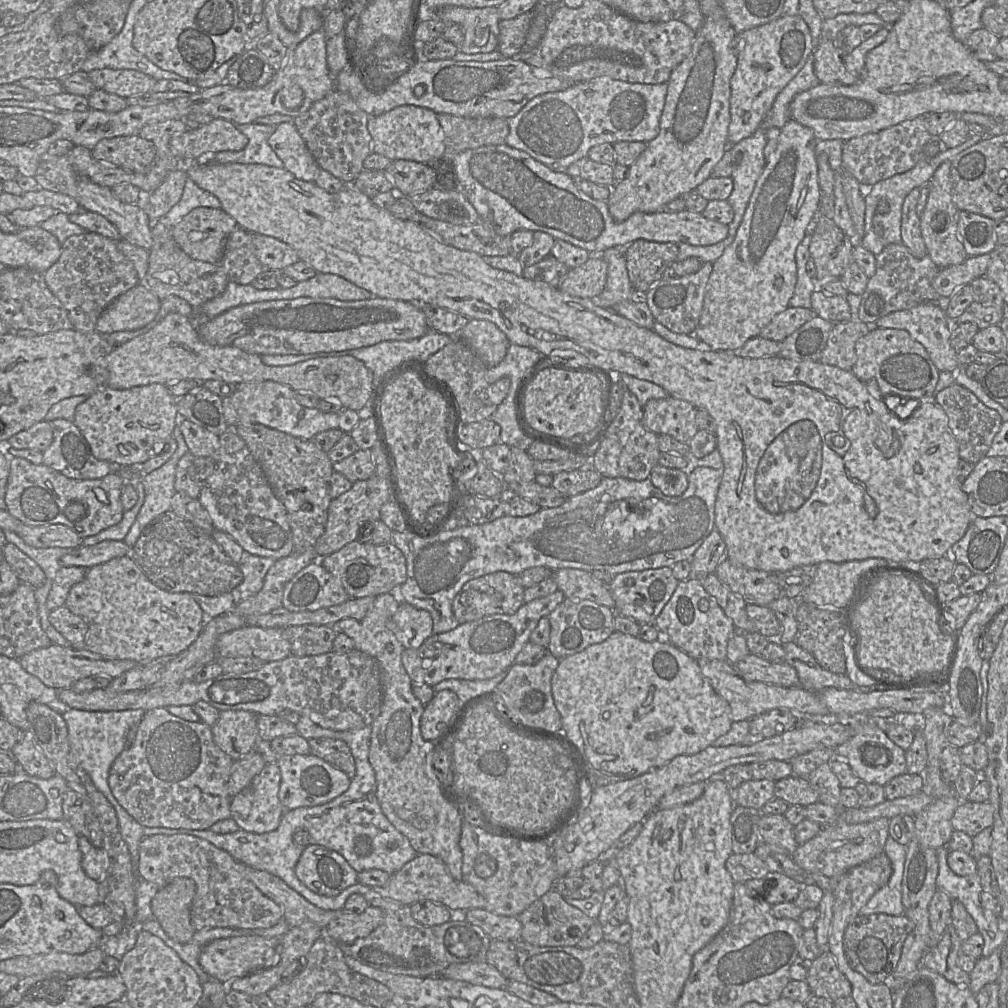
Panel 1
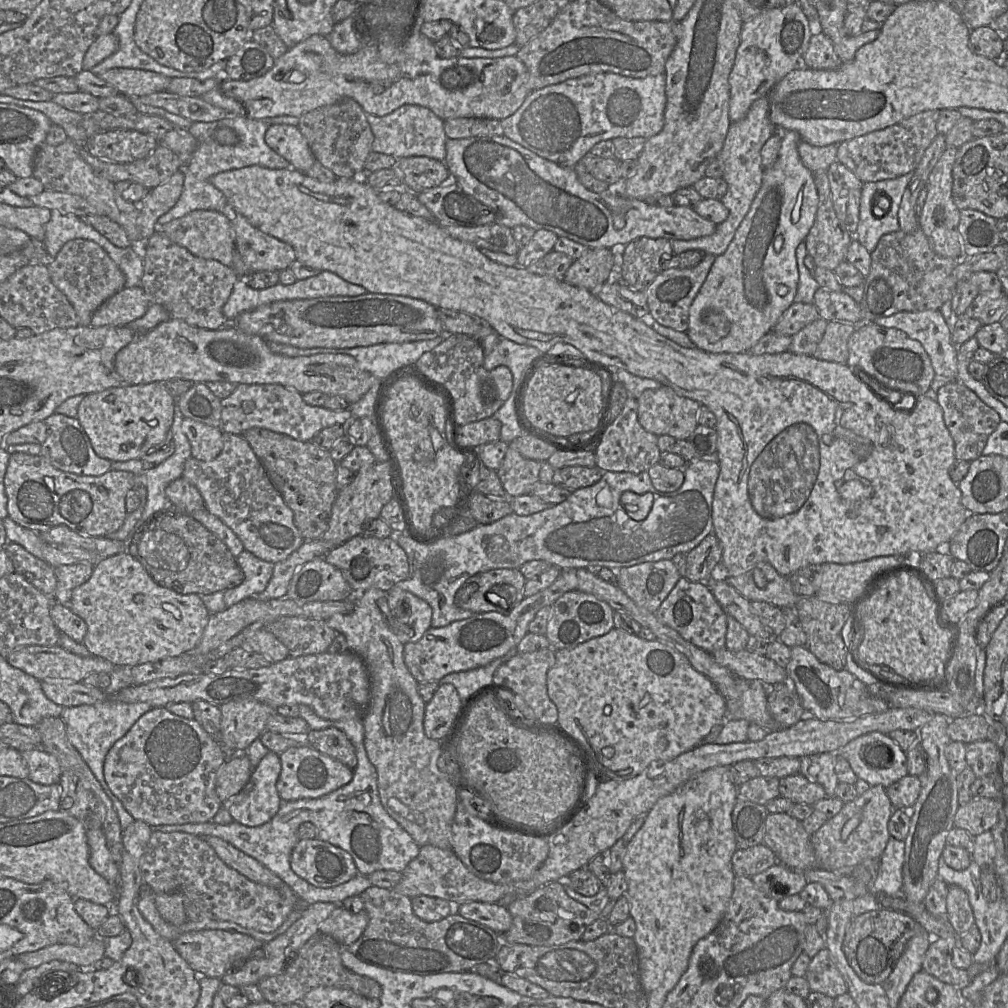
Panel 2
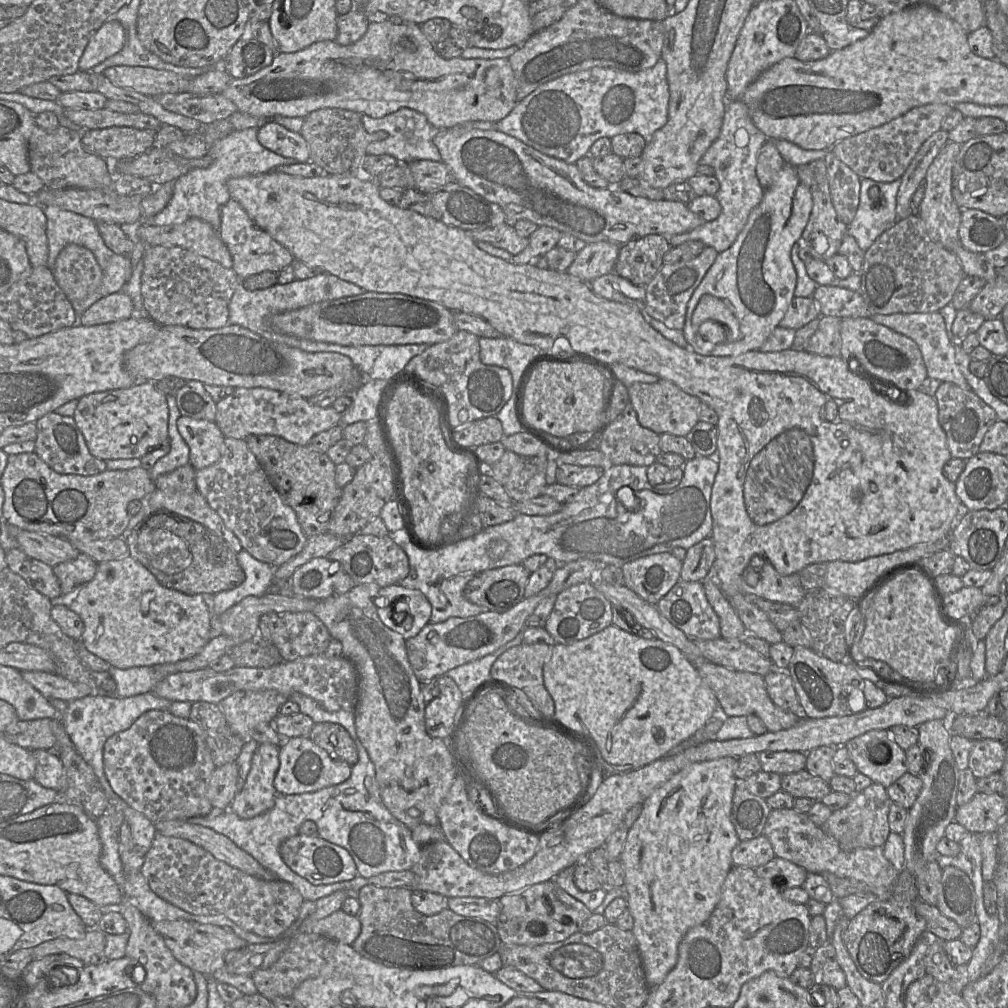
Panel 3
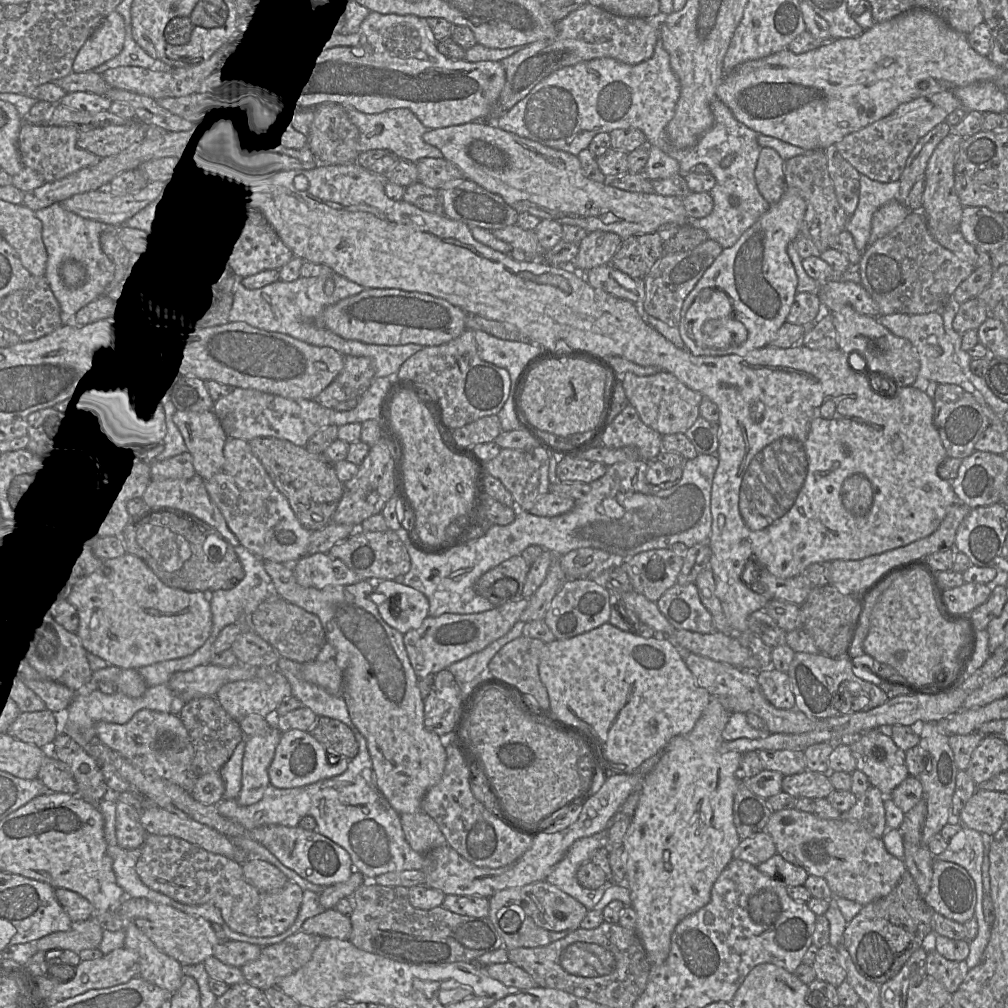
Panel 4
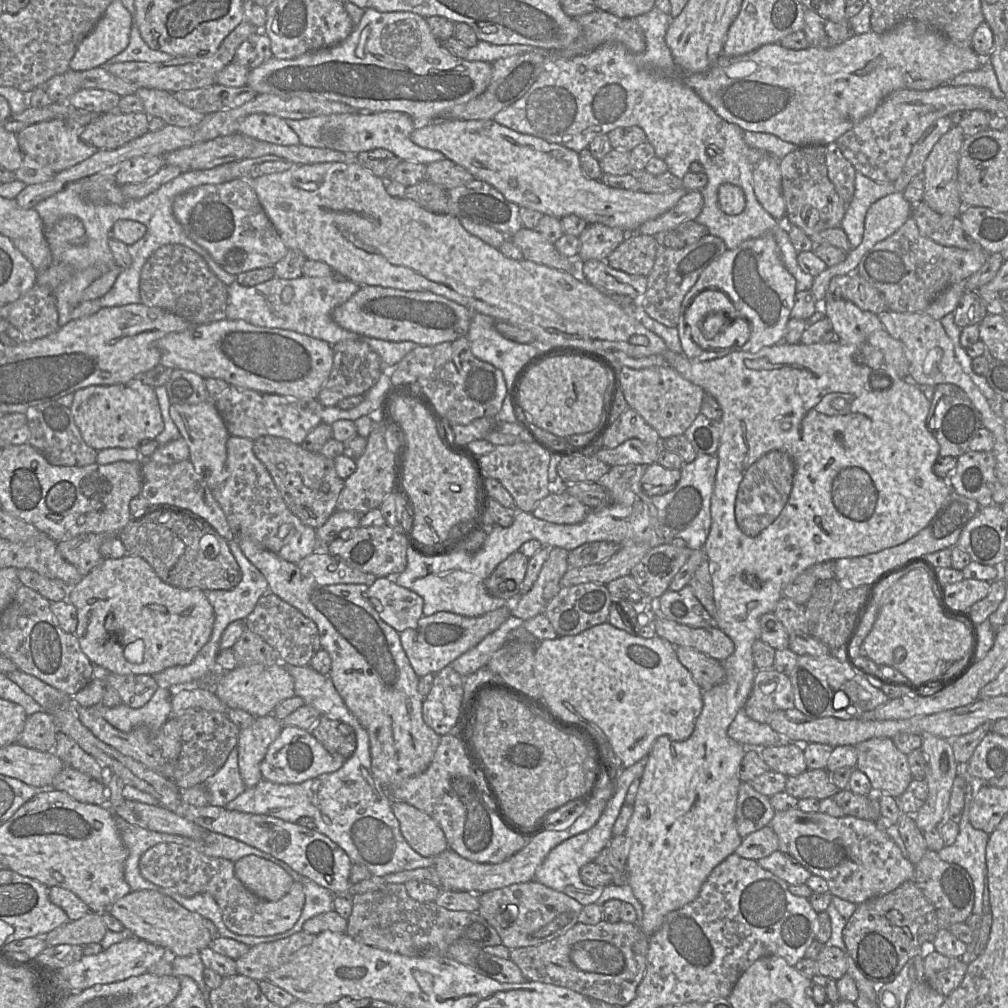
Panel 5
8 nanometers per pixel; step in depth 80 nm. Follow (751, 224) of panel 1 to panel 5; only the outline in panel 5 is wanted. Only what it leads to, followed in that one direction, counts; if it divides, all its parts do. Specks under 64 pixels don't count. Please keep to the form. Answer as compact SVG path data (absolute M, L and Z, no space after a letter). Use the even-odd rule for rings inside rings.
M771 234L748 239L733 250L727 249L718 259L710 263L701 273L696 283L685 295L677 325L682 353L689 359L709 361L725 357L731 352L756 353L764 347L774 346L784 339L786 327L795 304L796 280L787 270L775 238ZM706 289L719 289L737 309L737 315L750 326L750 337L742 346L721 350L703 350L686 332L685 314L695 298Z

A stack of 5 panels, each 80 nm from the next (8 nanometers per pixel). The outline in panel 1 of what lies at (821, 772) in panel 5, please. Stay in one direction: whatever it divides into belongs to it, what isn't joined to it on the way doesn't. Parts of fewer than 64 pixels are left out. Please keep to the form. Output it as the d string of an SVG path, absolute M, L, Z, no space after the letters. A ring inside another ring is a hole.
M791 776L775 783L774 797L784 800L790 806L806 807L819 802L818 792L807 779Z

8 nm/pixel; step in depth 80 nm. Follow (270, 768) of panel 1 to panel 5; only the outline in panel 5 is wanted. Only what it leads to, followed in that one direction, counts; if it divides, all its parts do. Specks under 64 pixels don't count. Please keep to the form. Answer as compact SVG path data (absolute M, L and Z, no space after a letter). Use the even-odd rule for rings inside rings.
M270 714L255 717L251 726L240 729L237 744L238 765L246 788L254 787L263 779L260 764L282 728L282 722L274 714Z

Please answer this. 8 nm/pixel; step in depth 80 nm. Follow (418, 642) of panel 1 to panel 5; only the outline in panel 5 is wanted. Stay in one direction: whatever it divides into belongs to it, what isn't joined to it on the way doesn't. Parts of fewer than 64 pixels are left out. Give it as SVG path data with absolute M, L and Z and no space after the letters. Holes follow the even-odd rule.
M377 577L367 596L380 618L398 633L416 627L423 616L422 597L397 585L393 578Z

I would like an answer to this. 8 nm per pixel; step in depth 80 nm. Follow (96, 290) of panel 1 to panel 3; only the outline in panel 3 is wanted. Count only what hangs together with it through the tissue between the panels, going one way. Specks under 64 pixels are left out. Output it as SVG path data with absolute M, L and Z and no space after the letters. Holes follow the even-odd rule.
M69 244L56 258L53 274L69 301L82 301L101 284L103 273L87 248Z

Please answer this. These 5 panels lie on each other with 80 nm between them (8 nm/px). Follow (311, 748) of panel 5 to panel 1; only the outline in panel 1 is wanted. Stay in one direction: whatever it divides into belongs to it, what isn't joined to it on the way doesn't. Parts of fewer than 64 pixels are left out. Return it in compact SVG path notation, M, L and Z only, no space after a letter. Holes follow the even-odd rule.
M311 753L280 755L276 763L281 773L278 797L285 810L313 807L330 802L343 794L351 782L343 771Z

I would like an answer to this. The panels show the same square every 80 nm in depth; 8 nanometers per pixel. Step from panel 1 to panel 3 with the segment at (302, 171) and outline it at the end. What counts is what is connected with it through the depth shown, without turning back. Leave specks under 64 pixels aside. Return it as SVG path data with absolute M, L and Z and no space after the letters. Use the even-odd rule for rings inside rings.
M274 121L258 128L257 139L263 147L283 157L293 158L297 163L310 161L309 146L303 136Z

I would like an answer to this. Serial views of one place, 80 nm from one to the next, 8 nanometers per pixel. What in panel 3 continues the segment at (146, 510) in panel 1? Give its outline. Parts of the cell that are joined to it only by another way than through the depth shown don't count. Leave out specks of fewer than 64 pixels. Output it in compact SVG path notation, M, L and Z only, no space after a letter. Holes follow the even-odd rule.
M167 395L167 404L169 409L168 418L168 438L170 441L170 451L160 458L149 470L151 479L156 479L163 474L169 473L190 461L190 449L177 428L177 420L181 413L177 407L176 396Z

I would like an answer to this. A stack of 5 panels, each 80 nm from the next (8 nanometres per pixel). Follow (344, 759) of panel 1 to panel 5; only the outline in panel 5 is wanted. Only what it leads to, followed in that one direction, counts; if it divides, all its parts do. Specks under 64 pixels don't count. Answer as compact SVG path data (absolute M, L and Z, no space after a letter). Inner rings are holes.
M321 716L310 730L311 734L330 752L349 758L356 749L354 729L339 720Z

